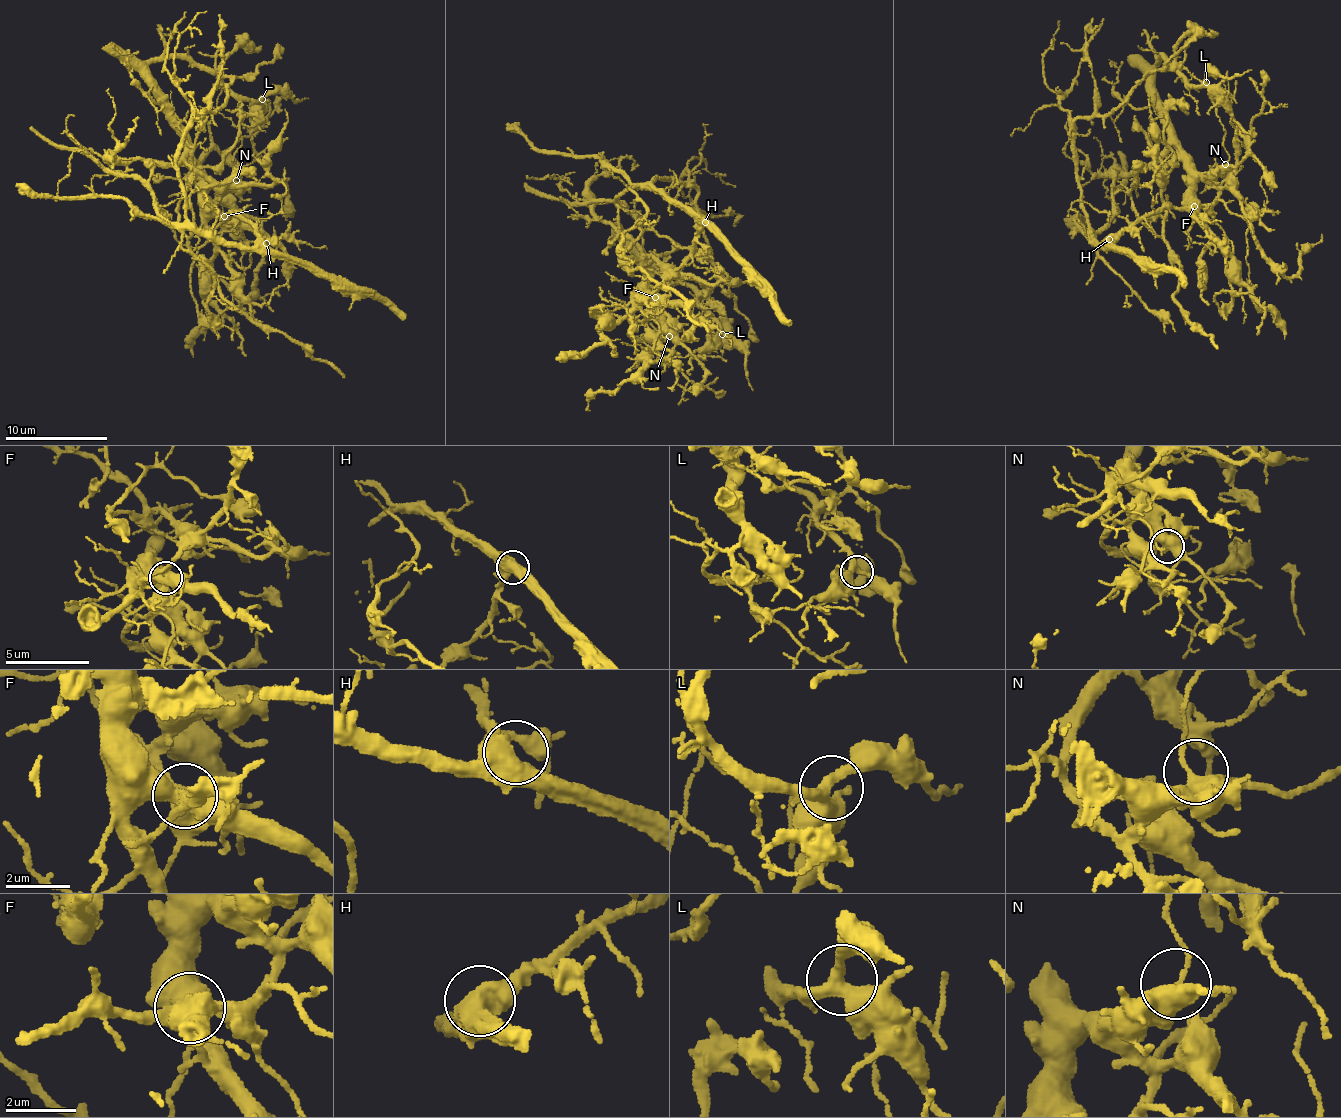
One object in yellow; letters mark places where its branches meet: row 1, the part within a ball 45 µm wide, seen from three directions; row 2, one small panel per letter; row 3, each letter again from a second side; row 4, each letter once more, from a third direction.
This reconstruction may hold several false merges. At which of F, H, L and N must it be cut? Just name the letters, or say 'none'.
F

